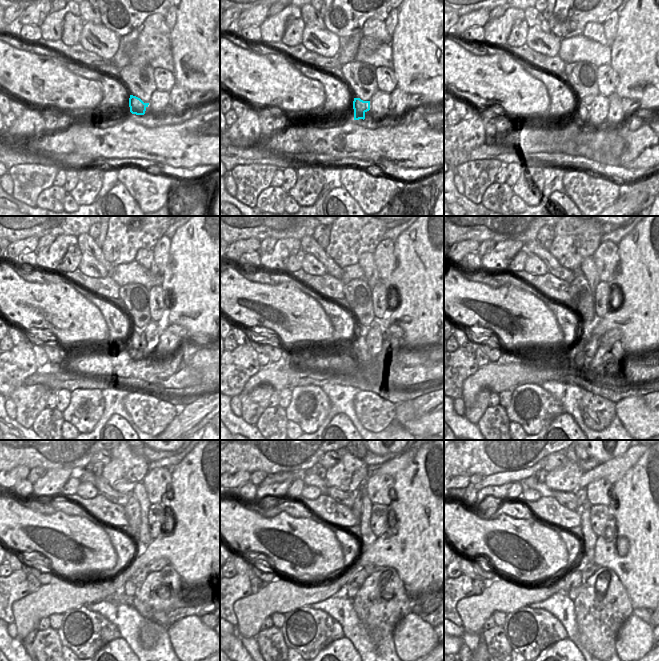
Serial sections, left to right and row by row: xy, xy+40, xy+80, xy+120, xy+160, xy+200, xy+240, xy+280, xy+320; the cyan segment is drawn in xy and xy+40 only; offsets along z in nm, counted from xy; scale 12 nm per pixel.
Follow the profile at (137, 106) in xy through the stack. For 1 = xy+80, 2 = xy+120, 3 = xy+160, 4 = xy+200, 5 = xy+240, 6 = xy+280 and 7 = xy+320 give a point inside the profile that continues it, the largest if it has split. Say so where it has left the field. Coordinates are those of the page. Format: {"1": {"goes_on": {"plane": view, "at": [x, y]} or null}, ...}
{"1": {"goes_on": {"plane": "xy+80", "at": [583, 110]}}, "2": {"goes_on": {"plane": "xy+120", "at": [135, 338]}}, "3": {"goes_on": {"plane": "xy+160", "at": [359, 343]}}, "4": {"goes_on": {"plane": "xy+200", "at": [594, 342]}}, "5": {"goes_on": {"plane": "xy+240", "at": [140, 575]}}, "6": {"goes_on": {"plane": "xy+280", "at": [357, 580]}}, "7": {"goes_on": {"plane": "xy+320", "at": [574, 578]}}}

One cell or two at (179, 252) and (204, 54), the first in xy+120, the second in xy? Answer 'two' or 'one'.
one

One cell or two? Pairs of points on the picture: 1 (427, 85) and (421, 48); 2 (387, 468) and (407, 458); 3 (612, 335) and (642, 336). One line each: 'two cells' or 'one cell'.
1: one cell
2: one cell
3: two cells

